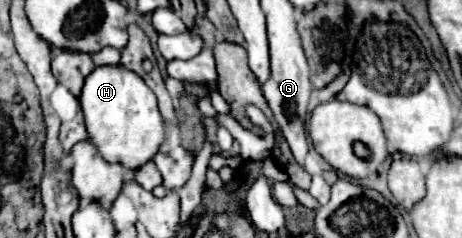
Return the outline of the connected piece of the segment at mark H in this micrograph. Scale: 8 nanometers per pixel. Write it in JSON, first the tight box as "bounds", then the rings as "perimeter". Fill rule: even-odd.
{"bounds":[80,65,164,171],"perimeter":[[[100,65],[86,79],[80,95],[90,141],[106,161],[118,161],[132,171],[150,161],[164,141],[164,121],[158,111],[154,91],[140,75],[118,65]]]}

